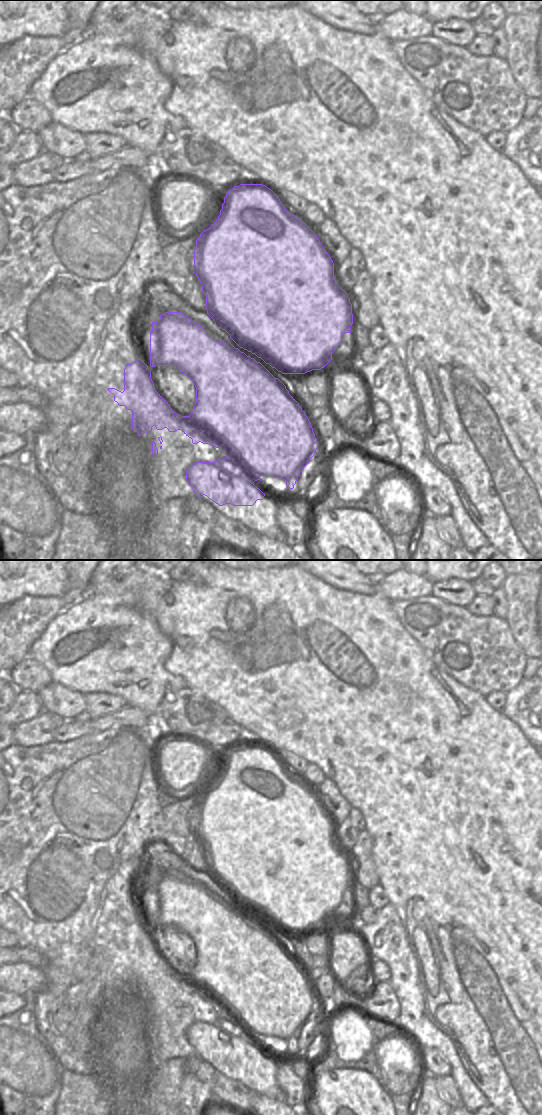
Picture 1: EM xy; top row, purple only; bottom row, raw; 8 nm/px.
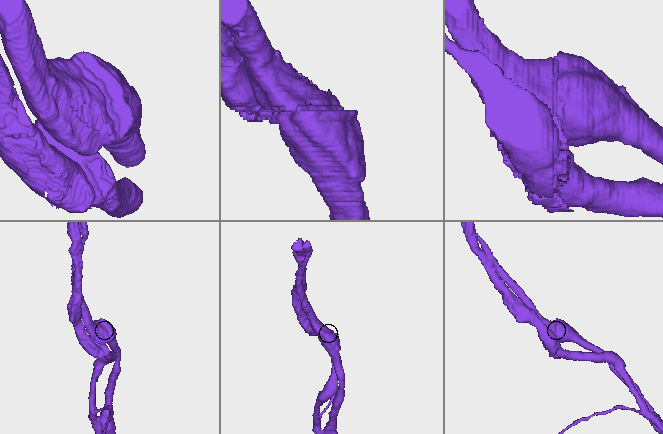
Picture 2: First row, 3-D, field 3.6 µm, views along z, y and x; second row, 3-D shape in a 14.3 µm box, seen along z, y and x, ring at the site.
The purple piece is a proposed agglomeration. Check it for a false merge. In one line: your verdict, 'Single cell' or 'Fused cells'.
Fused cells

